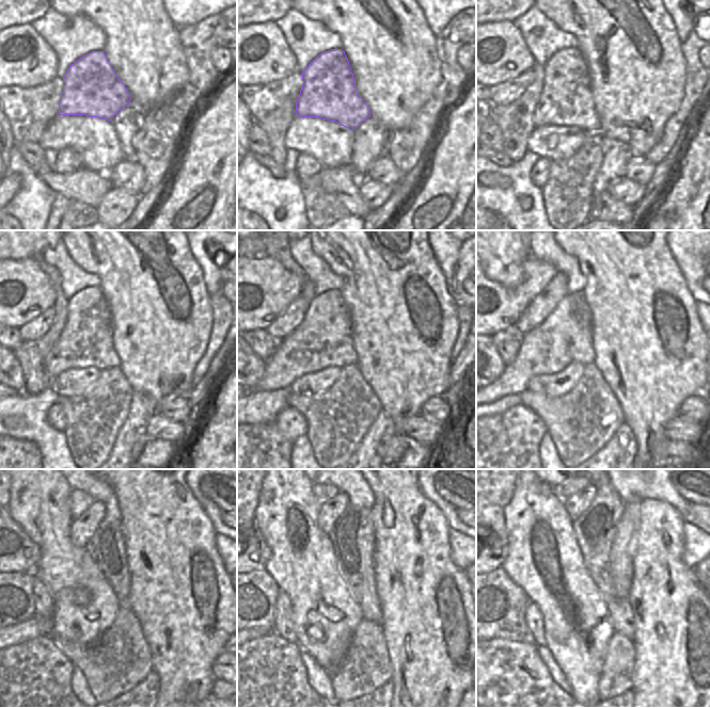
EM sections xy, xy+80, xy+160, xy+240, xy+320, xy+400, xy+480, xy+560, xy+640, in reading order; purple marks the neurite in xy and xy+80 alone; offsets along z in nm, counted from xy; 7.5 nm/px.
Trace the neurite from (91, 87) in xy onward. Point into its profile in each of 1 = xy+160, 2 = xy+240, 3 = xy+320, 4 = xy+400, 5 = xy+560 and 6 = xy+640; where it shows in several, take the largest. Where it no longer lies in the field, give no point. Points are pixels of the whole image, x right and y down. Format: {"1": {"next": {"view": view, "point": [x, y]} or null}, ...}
{"1": {"next": {"view": "xy+160", "point": [566, 99]}}, "2": {"next": {"view": "xy+240", "point": [85, 340]}}, "3": {"next": {"view": "xy+320", "point": [322, 339]}}, "4": {"next": {"view": "xy+400", "point": [559, 340]}}, "5": {"next": {"view": "xy+560", "point": [258, 632]}}, "6": {"next": null}}

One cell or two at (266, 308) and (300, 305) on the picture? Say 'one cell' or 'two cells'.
two cells

